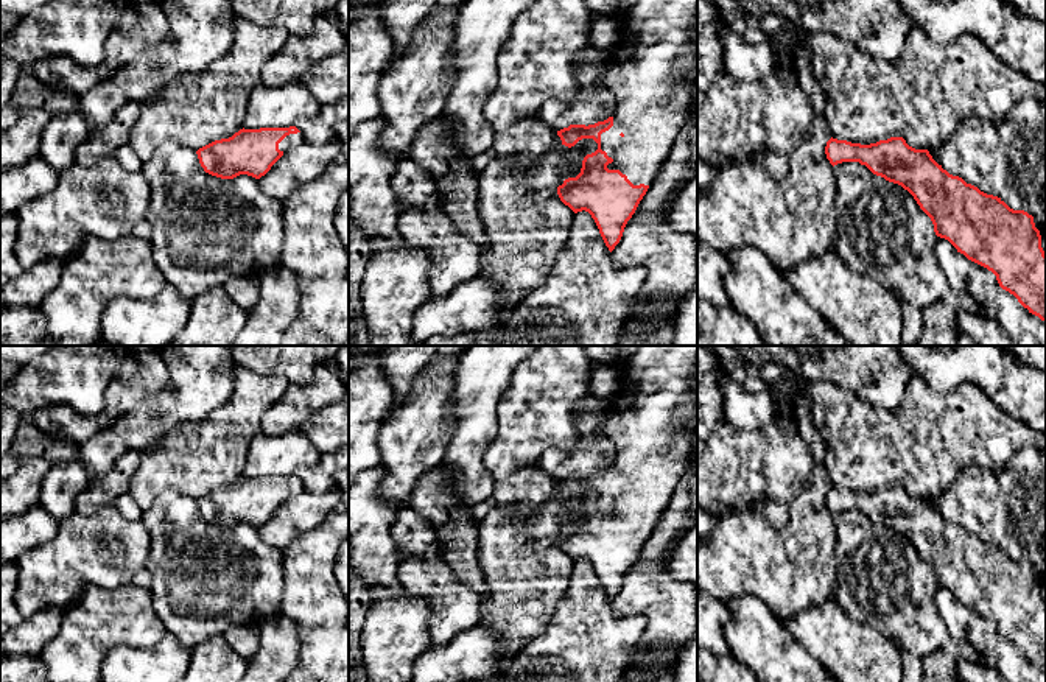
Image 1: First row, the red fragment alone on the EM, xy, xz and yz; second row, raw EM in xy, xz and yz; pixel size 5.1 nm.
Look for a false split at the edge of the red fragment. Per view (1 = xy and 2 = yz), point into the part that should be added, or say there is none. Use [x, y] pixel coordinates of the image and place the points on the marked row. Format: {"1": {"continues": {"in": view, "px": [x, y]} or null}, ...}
{"1": {"continues": {"in": "xy", "px": [291, 140]}}, "2": {"continues": null}}

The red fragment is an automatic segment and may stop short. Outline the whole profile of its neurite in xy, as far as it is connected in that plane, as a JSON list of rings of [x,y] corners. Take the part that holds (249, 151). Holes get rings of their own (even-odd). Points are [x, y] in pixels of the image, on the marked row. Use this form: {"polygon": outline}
{"polygon": [[[296,126],[240,129],[229,139],[215,140],[196,151],[205,173],[233,179],[247,174],[265,176],[291,148],[305,143]]]}

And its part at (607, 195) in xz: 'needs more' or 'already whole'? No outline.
needs more

